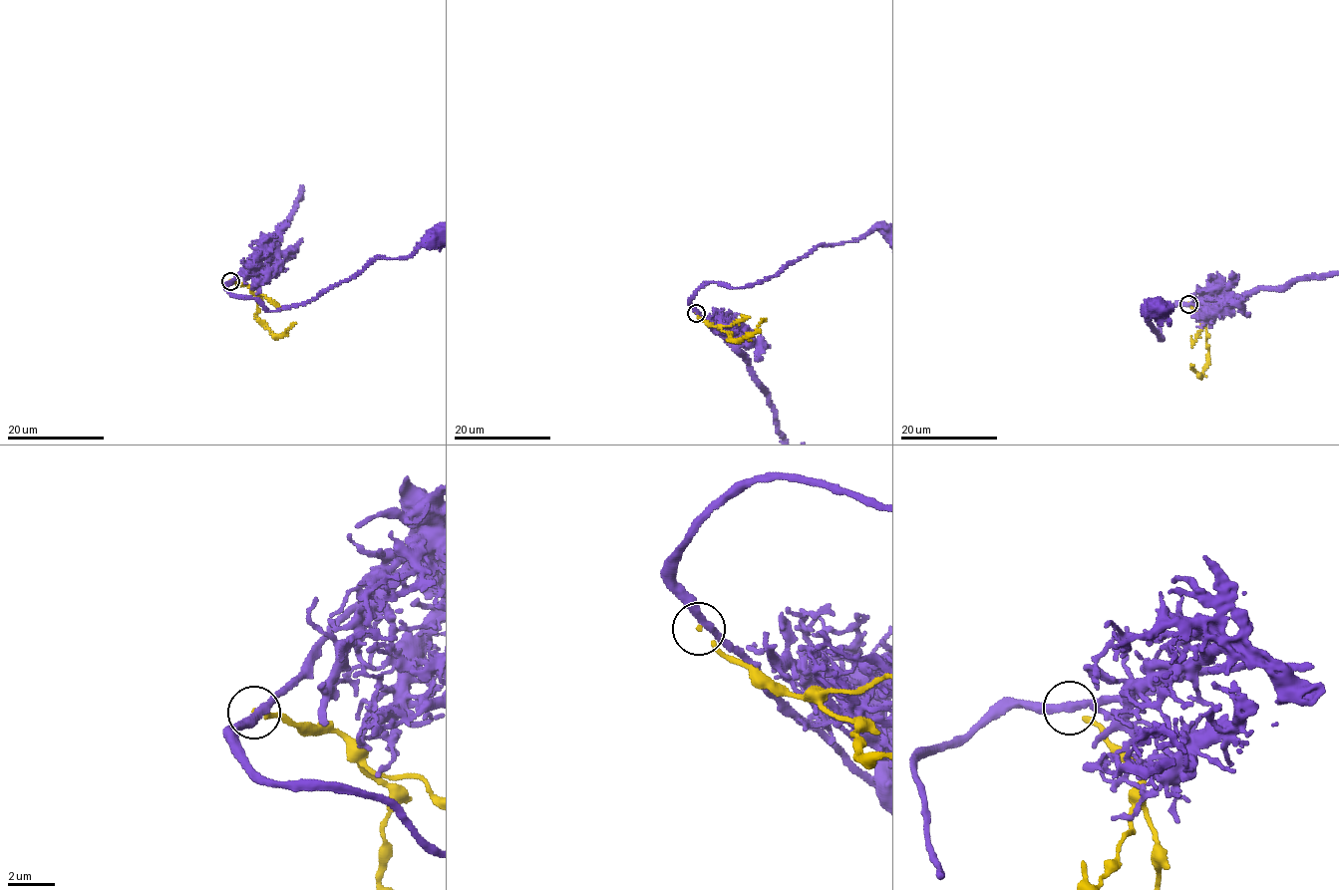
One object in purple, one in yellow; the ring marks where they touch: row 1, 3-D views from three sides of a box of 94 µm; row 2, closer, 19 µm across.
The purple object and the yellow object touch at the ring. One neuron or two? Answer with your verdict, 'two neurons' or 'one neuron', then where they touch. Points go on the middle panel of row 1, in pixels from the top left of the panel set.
two neurons; at (696, 313)

